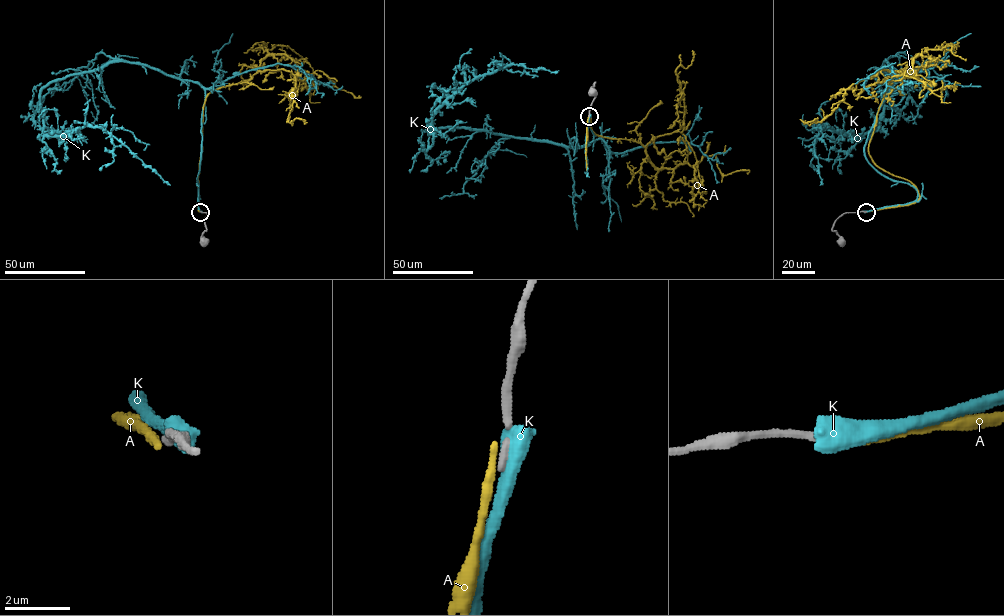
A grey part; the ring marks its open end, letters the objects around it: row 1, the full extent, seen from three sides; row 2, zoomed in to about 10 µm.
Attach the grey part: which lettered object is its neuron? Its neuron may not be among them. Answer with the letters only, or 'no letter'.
no letter

